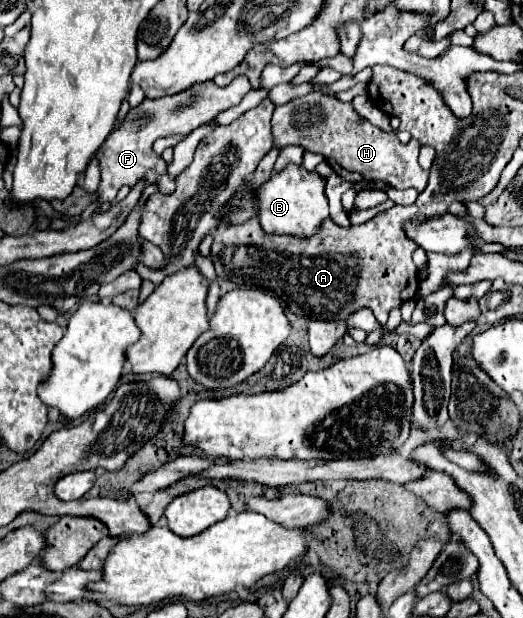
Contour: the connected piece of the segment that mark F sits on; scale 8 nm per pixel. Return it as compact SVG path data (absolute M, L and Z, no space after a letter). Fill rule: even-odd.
M237 76L229 86L217 86L213 80L193 84L191 88L177 92L173 96L163 96L157 100L145 98L137 108L131 108L123 124L117 124L107 136L105 144L97 150L97 158L101 162L101 182L98 186L99 198L92 202L81 214L82 220L92 218L97 206L103 202L113 202L121 186L133 186L139 178L147 178L153 184L161 174L165 174L167 164L161 156L157 156L151 146L157 138L173 136L173 134L189 134L197 126L217 118L227 108L241 102L241 98L251 90L247 76Z

